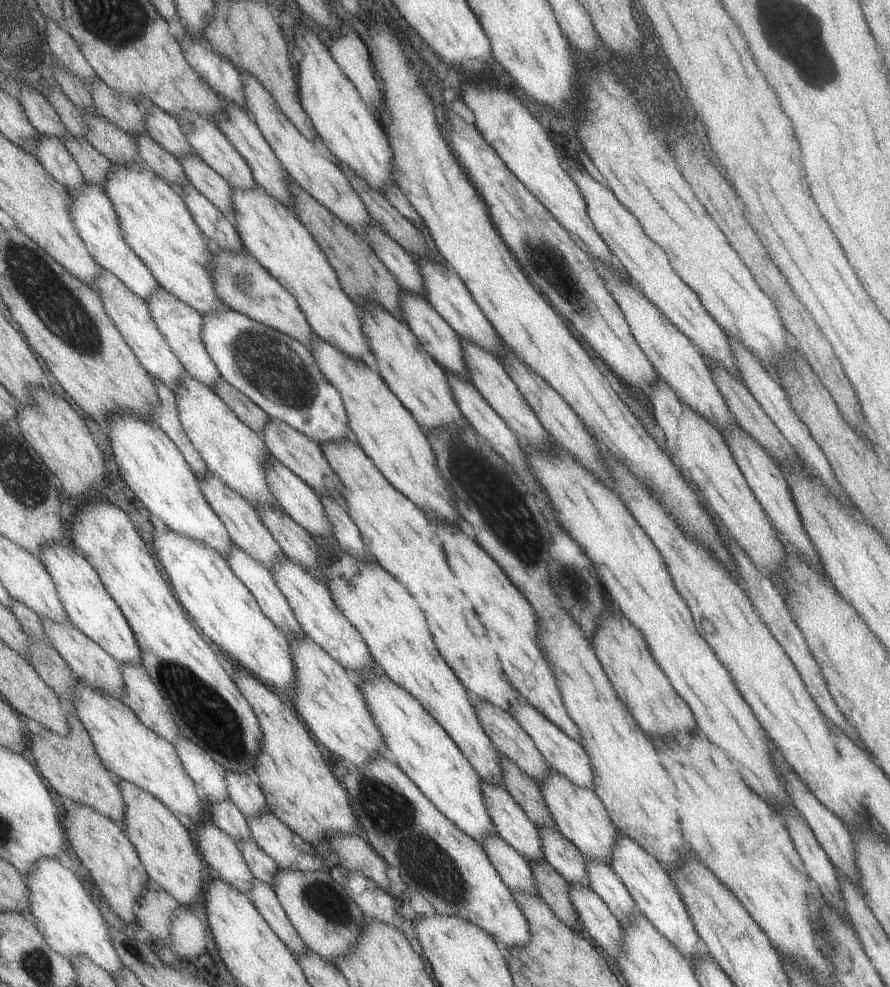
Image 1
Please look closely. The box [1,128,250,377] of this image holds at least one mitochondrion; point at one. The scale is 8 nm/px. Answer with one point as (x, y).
(60, 312)

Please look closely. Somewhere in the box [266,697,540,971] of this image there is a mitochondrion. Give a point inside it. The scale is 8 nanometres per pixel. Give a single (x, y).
(393, 816)

